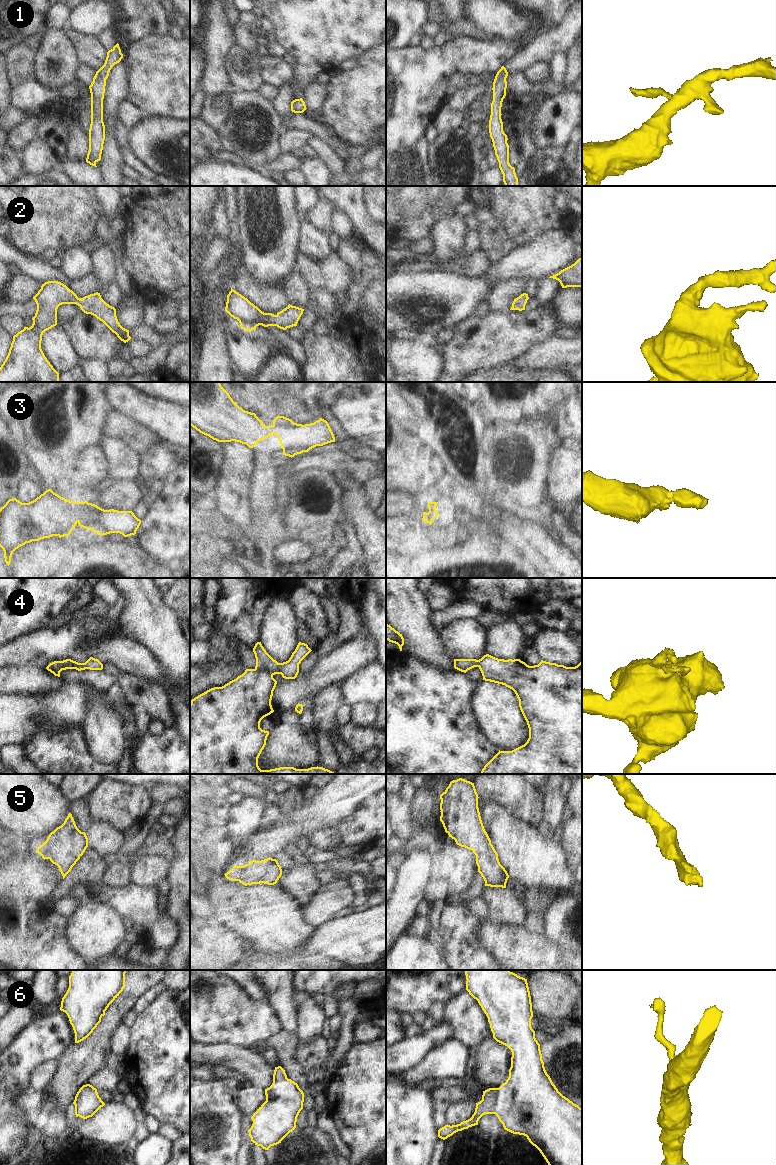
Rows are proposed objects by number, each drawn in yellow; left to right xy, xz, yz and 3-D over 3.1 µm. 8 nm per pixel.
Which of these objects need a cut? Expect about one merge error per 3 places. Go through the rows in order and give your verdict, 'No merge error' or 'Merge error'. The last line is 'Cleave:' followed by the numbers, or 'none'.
1: No merge error
2: No merge error
3: No merge error
4: Merge error
5: No merge error
6: No merge error
Cleave: 4.

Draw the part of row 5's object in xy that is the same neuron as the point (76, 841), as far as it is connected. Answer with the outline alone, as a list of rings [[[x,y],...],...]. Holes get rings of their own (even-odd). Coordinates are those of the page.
[[[69,813],[64,823],[51,832],[47,840],[37,848],[42,858],[57,865],[63,879],[88,847],[88,838],[81,832]]]

